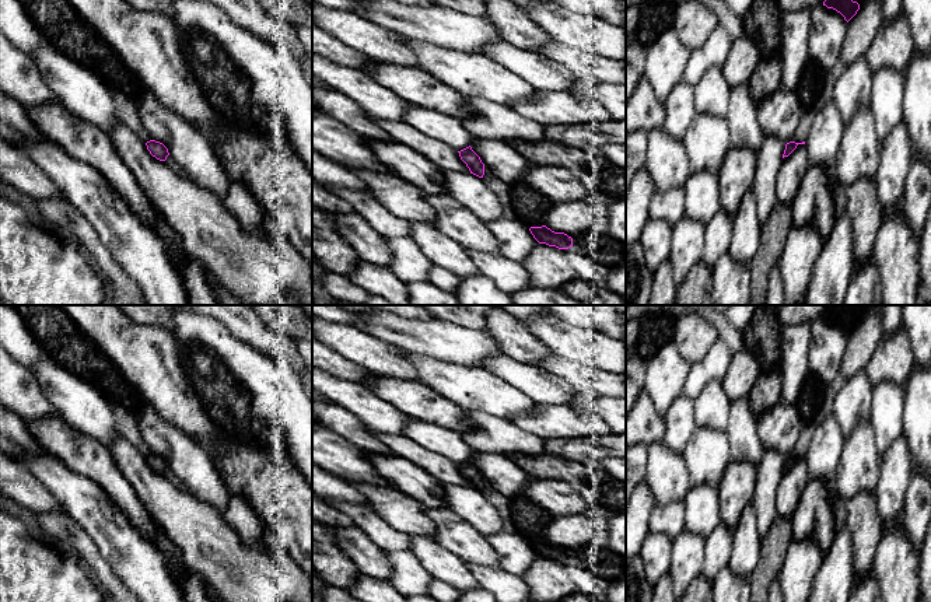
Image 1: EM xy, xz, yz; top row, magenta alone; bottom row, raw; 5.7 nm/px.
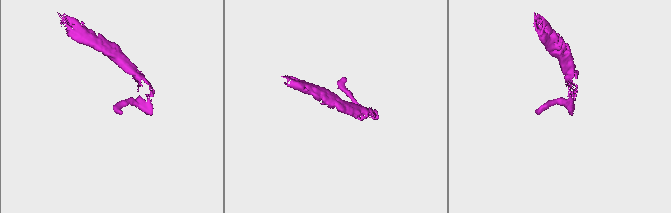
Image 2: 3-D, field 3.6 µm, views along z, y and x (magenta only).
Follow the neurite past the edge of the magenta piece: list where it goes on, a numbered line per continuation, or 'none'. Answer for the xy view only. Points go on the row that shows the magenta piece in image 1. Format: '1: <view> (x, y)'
none

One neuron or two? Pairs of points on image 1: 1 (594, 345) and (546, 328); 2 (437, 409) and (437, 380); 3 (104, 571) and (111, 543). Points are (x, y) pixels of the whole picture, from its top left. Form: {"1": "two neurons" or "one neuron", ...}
{"1": "one neuron", "2": "two neurons", "3": "two neurons"}

